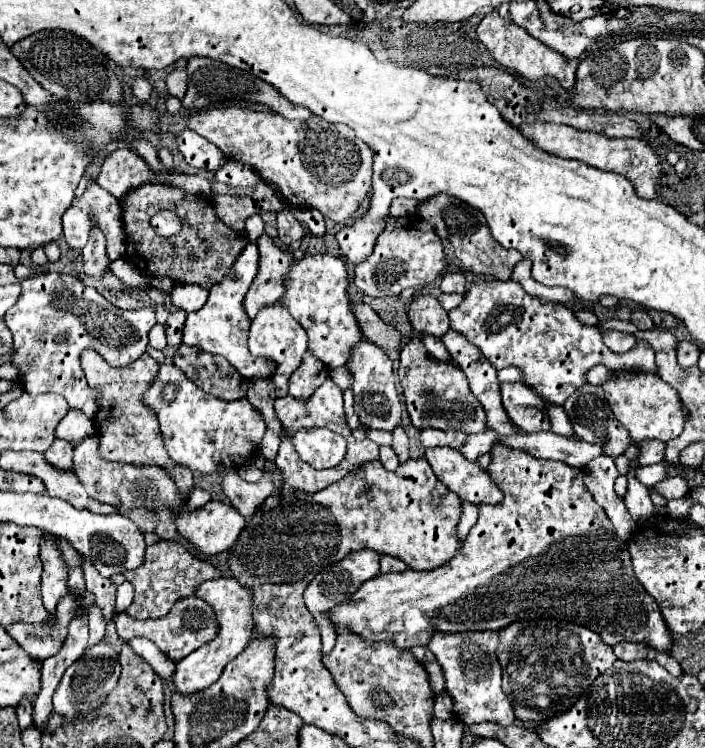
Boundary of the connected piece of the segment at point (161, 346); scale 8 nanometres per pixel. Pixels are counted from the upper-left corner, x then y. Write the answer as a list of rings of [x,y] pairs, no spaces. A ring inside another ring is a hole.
[[[154,325],[150,329],[150,345],[158,351],[164,351],[166,349],[166,331],[162,325]]]

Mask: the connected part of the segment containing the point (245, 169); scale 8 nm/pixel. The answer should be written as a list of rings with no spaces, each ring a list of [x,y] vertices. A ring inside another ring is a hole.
[[[228,159],[218,171],[216,171],[216,179],[226,183],[226,185],[232,185],[232,187],[242,187],[246,191],[254,189],[260,175],[246,163],[240,163],[240,161],[232,161]]]

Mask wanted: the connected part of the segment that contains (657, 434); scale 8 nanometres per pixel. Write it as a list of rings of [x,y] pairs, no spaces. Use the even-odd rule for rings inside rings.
[[[625,371],[617,372],[615,375],[612,373],[602,385],[602,389],[610,403],[610,409],[614,411],[616,419],[630,431],[634,443],[644,439],[660,439],[666,443],[682,433],[684,417],[680,413],[680,397],[658,375]]]

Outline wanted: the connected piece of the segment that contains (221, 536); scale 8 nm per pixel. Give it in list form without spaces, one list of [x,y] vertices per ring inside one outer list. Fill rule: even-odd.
[[[208,501],[204,507],[182,513],[174,511],[178,533],[200,553],[216,555],[228,551],[244,529],[244,517],[228,503]]]

